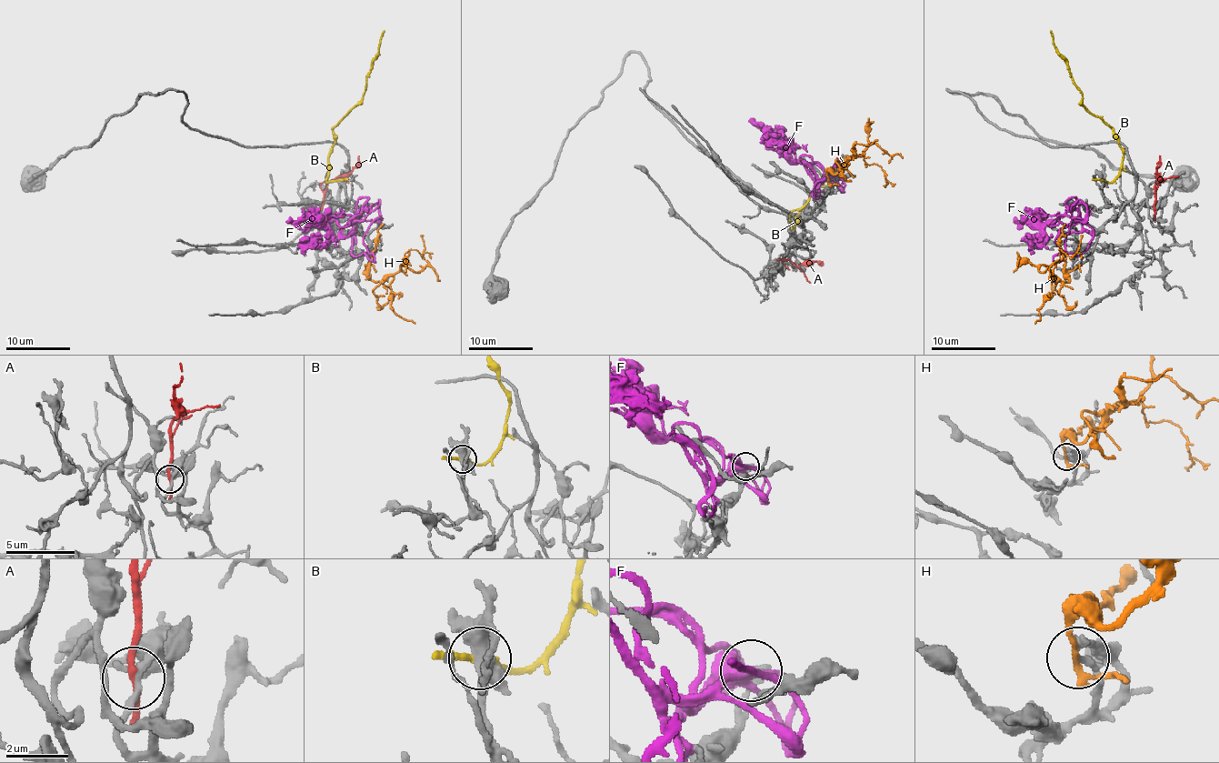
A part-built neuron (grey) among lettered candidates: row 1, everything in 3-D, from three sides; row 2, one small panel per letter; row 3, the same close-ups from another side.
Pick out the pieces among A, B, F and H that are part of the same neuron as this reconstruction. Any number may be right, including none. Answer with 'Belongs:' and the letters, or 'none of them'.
Belongs: none of them

